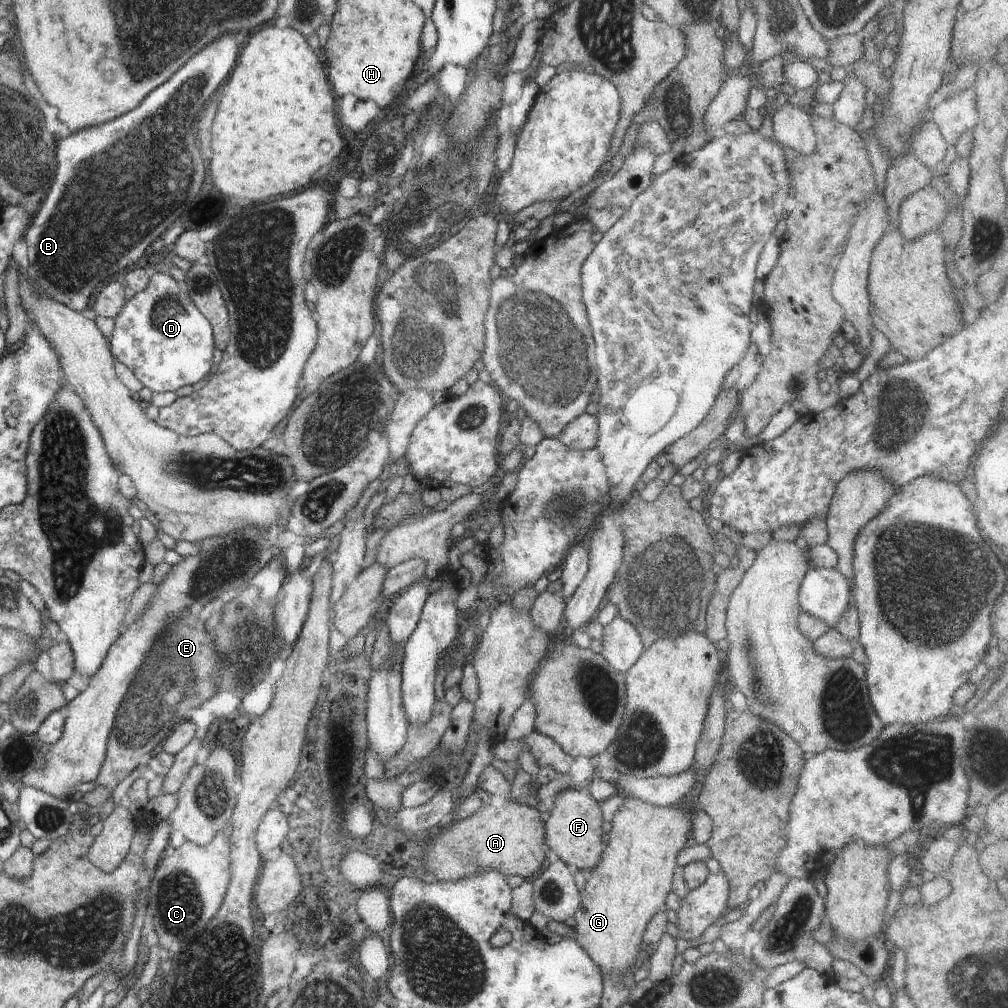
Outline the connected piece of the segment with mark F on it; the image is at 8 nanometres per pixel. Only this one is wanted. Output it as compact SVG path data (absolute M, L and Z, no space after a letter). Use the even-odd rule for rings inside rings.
M573 788L562 790L554 800L554 810L545 821L545 844L566 865L590 872L600 864L605 845L602 843L603 813L591 796L586 796Z

